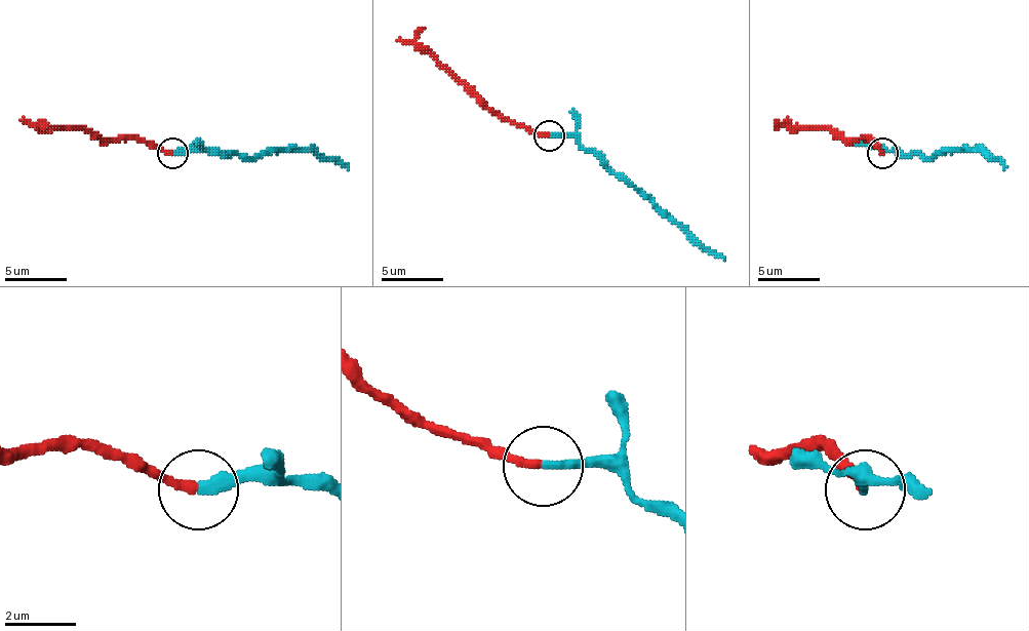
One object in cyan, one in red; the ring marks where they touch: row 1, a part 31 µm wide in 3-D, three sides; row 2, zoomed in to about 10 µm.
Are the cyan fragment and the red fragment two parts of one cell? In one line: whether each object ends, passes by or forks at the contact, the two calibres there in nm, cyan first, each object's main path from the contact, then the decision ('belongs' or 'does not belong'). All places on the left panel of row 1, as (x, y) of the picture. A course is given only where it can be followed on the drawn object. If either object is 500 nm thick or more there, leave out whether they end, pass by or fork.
cyan ends; red ends; calibres 320 and 240 nm; course cyan (171, 154), (214, 151), (248, 157), (317, 151), (348, 169); course red (171, 154), (125, 139), (51, 129), (21, 120); belongs

